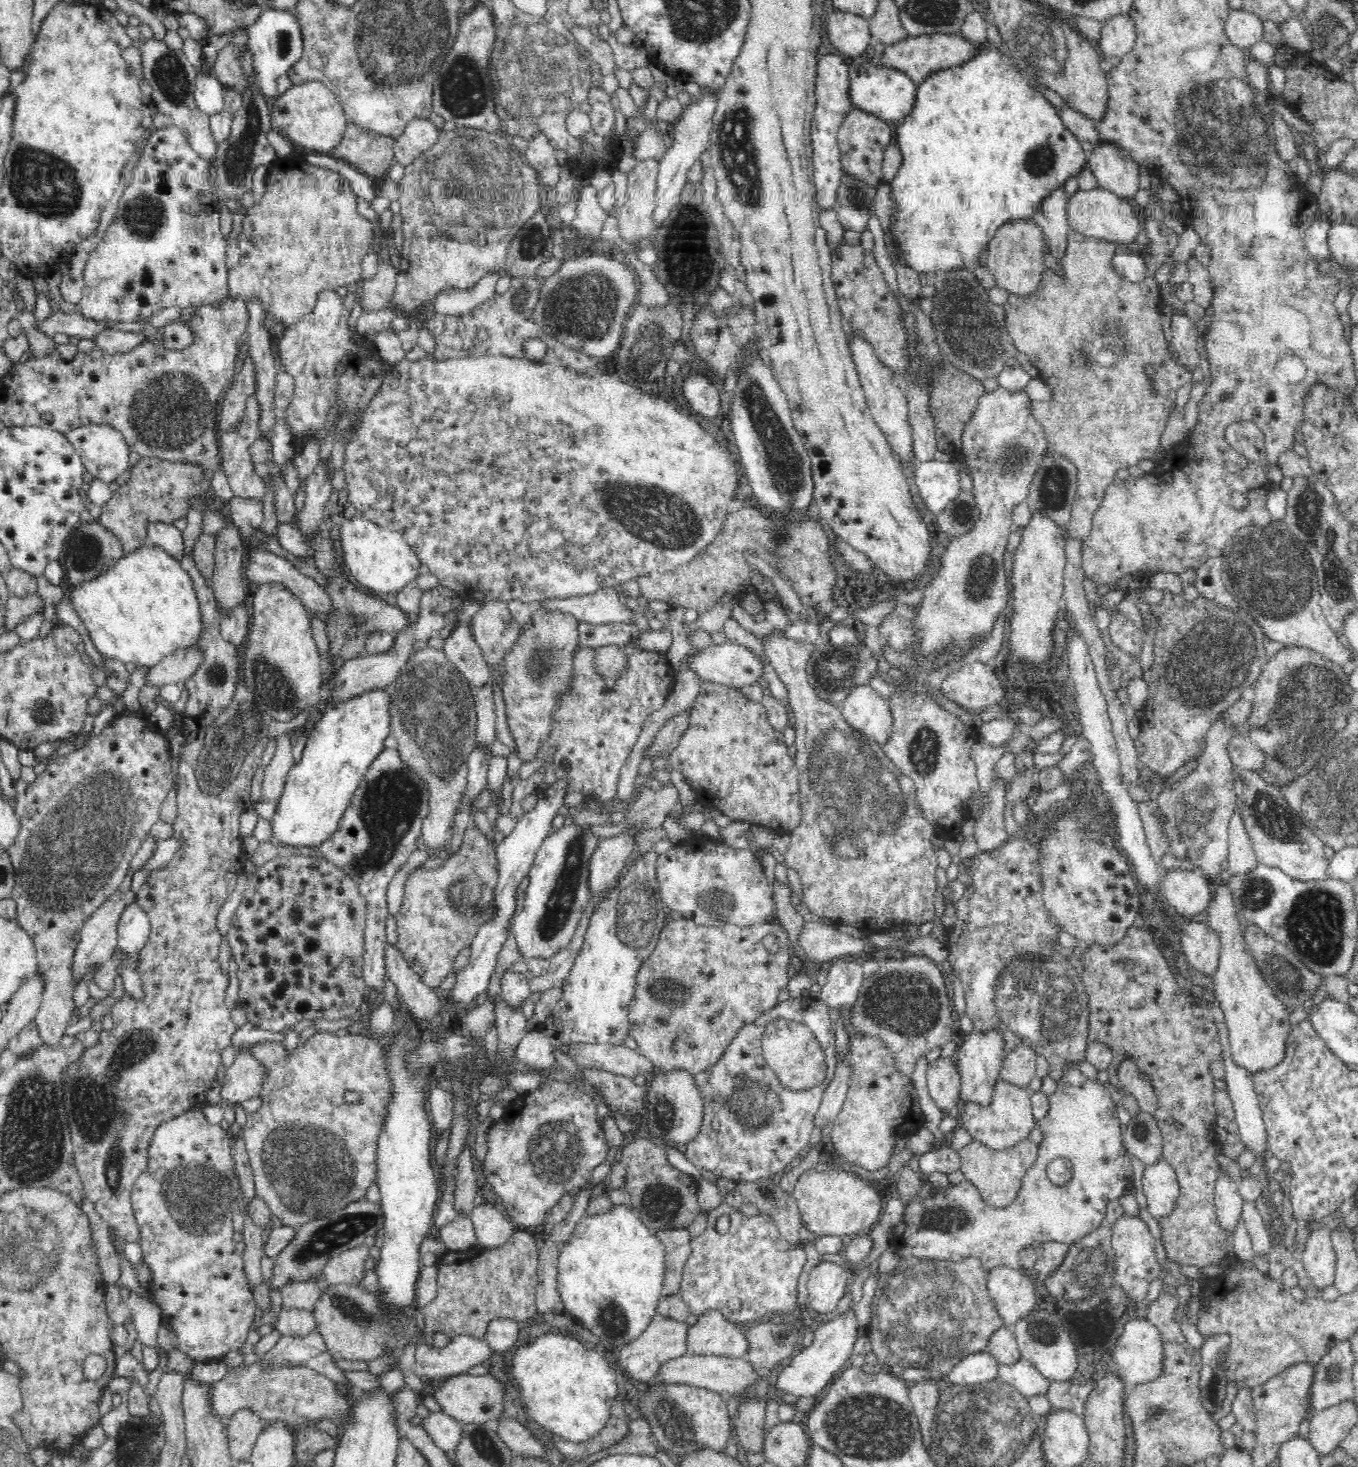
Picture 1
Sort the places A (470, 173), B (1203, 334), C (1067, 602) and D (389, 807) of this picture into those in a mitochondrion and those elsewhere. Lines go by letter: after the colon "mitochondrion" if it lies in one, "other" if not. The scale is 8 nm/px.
A: mitochondrion
B: other
C: other
D: mitochondrion

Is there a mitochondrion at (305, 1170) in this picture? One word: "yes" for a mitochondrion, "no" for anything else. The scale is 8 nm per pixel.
yes

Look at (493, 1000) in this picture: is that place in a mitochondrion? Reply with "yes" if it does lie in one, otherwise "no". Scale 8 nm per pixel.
no

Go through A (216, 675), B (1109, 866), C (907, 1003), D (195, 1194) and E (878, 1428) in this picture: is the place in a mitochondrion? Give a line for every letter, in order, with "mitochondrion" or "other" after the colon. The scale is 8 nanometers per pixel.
A: mitochondrion
B: other
C: mitochondrion
D: mitochondrion
E: mitochondrion

